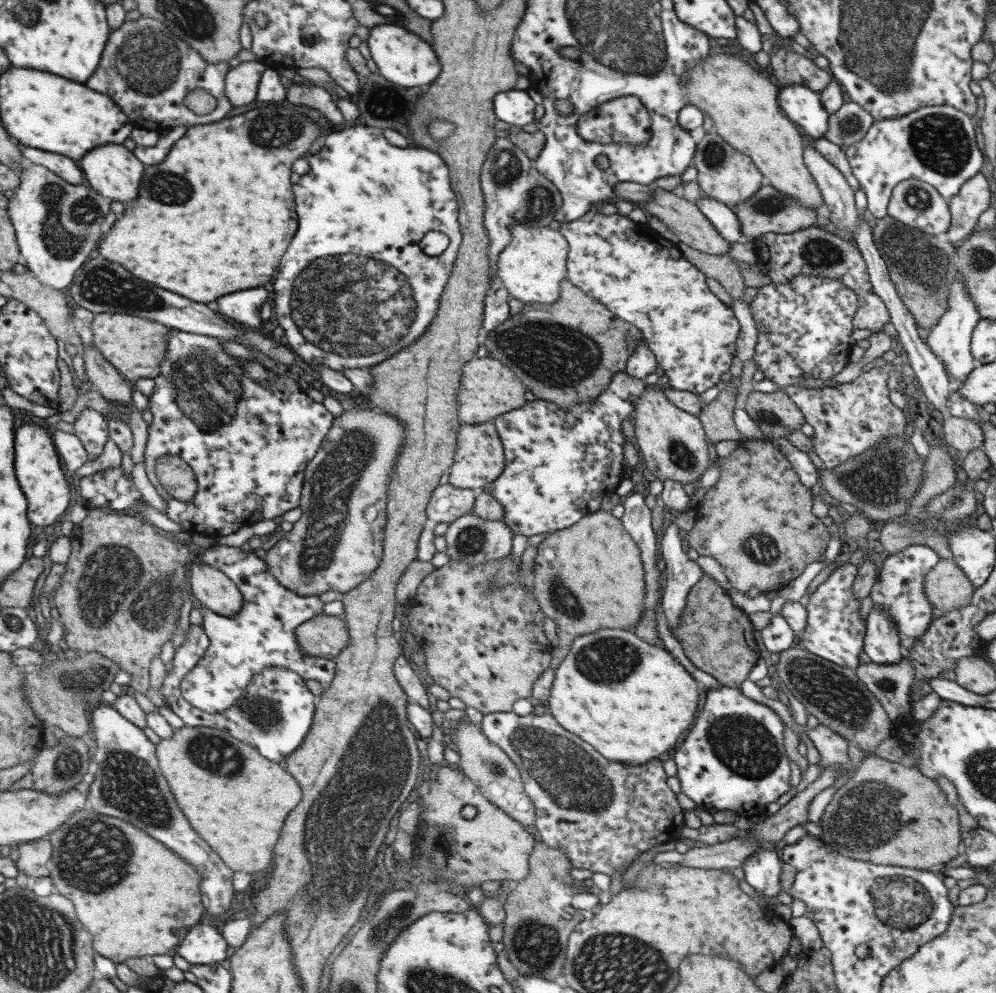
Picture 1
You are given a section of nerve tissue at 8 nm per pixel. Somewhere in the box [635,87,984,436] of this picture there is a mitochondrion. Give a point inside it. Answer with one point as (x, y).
(942, 143)

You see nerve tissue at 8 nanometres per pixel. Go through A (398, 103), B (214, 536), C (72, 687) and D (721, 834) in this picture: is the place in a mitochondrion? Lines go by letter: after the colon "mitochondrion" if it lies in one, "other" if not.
A: other
B: other
C: mitochondrion
D: other

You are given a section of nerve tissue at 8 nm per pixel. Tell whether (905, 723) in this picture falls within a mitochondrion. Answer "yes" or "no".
no

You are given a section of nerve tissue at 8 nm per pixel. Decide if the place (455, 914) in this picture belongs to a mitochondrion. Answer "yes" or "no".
no

